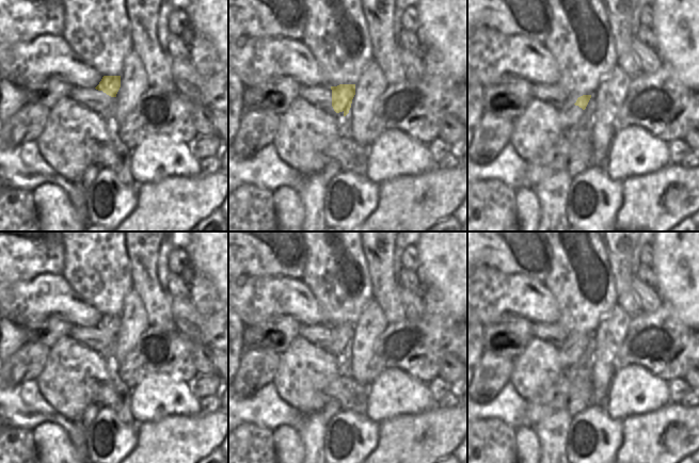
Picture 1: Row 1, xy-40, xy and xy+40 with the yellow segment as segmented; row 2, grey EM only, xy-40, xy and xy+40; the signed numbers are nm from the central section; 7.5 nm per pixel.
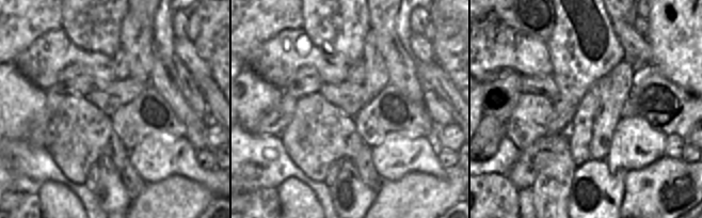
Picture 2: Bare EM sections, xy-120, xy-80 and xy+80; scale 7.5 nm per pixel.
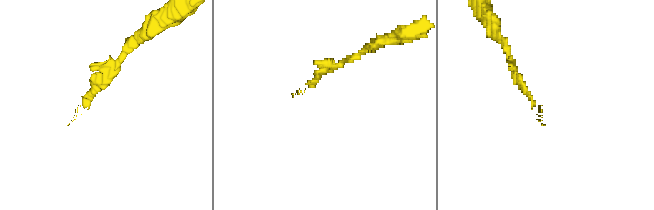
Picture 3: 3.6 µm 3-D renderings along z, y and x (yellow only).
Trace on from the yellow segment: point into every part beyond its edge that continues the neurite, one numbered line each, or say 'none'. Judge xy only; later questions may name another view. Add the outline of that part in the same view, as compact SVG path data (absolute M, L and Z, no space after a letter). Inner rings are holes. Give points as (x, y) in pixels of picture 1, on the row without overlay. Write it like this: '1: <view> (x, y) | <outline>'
1: xy (339, 354) | M331 345L328 350L333 354L335 355L336 357L338 357L339 360L343 358L343 355L344 355L344 350L343 351L339 351L339 352L336 352L333 348L333 346Z

